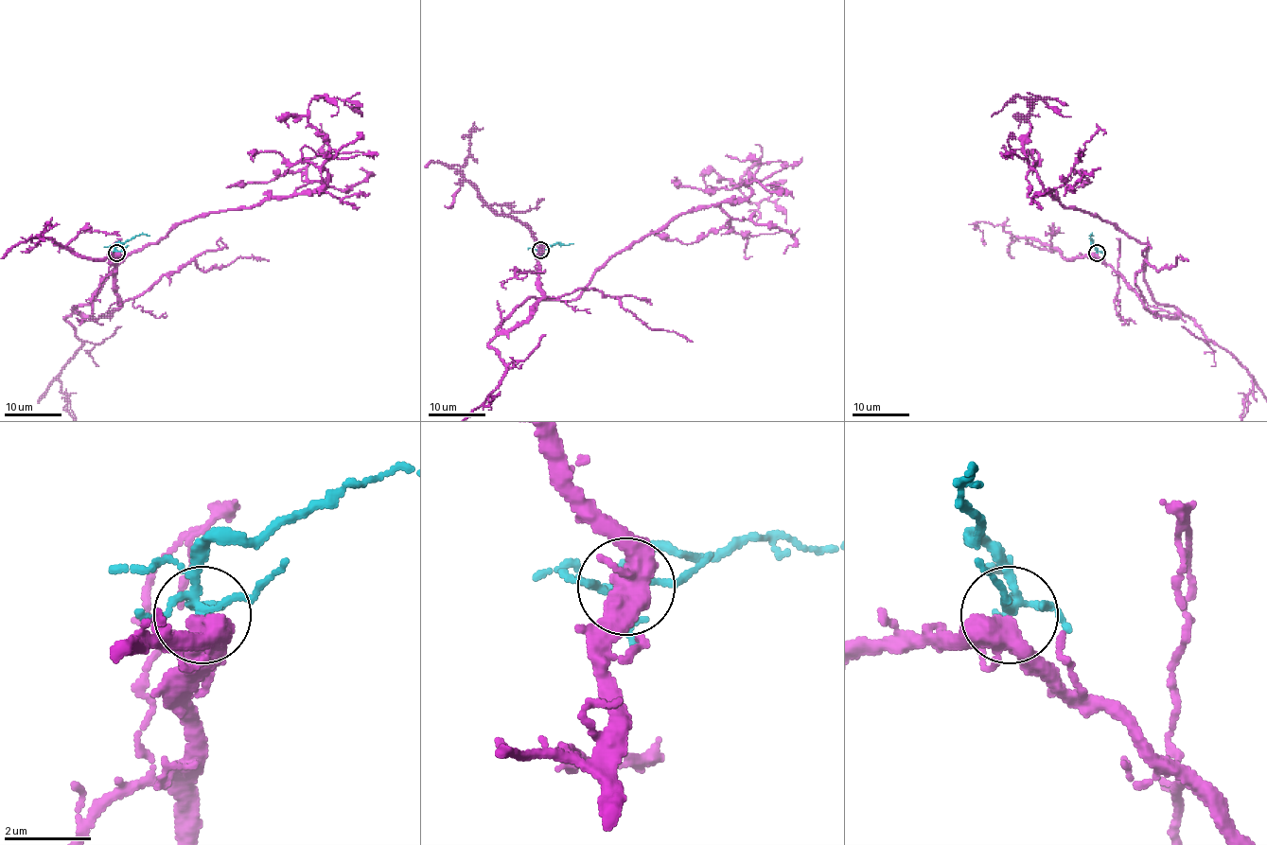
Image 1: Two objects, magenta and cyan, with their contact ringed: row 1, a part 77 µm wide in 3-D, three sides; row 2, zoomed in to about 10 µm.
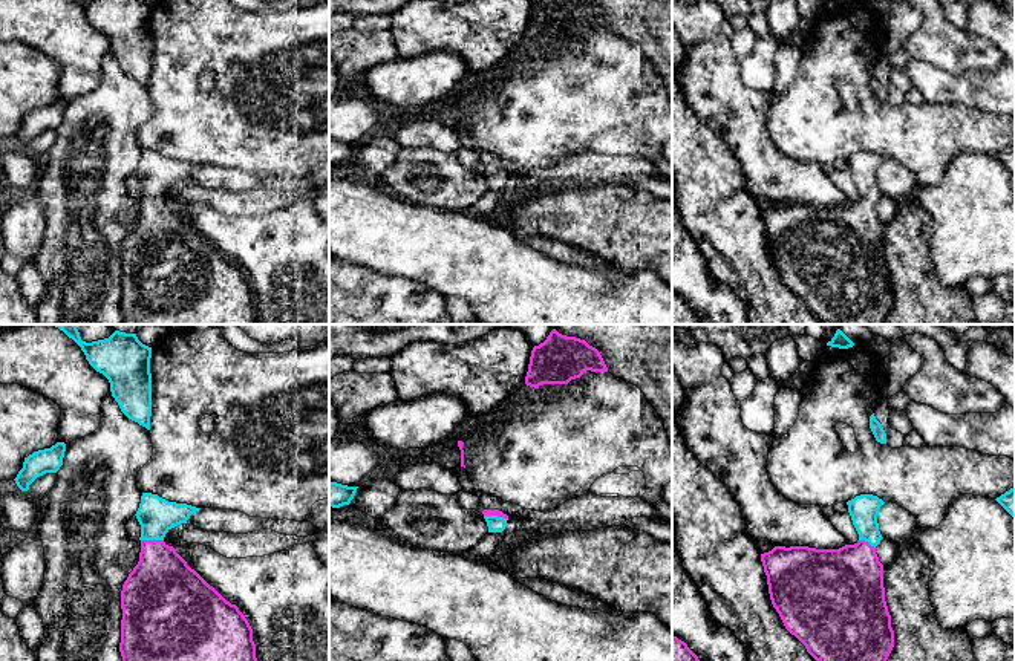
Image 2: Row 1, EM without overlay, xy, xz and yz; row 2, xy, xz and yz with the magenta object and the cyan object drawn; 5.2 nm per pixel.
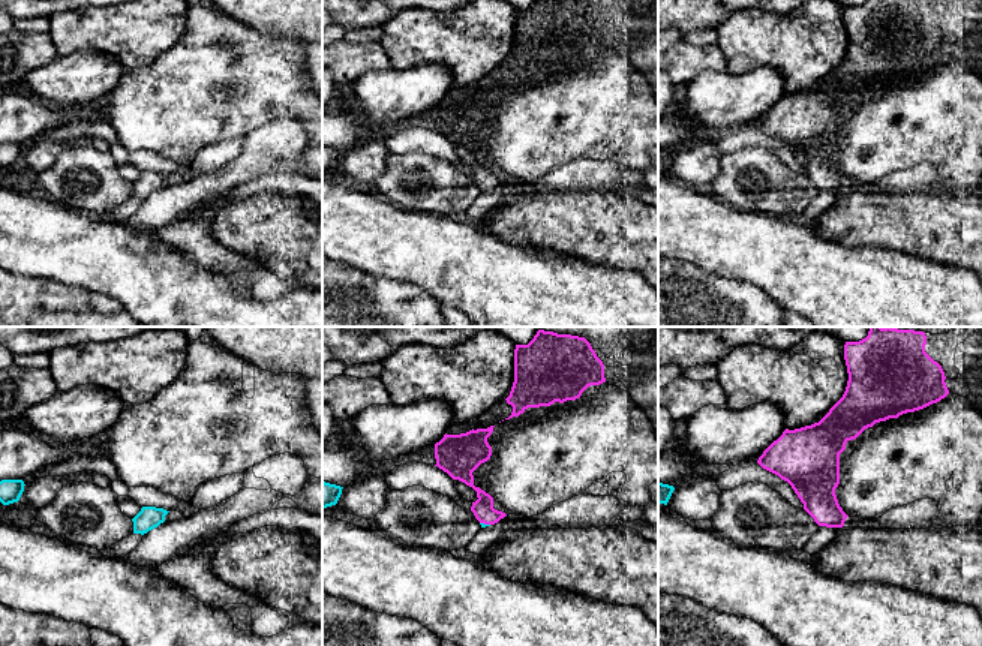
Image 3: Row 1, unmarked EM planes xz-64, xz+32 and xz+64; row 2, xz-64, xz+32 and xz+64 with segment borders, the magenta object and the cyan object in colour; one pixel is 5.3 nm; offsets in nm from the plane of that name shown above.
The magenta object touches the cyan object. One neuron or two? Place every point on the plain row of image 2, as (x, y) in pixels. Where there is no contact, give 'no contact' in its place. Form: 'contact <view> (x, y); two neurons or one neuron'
contact xz (496, 172); one neuron

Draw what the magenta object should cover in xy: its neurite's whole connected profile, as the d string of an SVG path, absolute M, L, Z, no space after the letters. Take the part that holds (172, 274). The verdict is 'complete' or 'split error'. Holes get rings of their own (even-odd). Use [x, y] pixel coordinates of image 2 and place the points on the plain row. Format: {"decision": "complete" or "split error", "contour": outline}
{"decision": "split error", "contour": "M152 150L141 153L135 171L141 182L139 219L121 248L122 324L259 324L253 286L245 272L164 199L171 185L187 181L199 167Z"}

